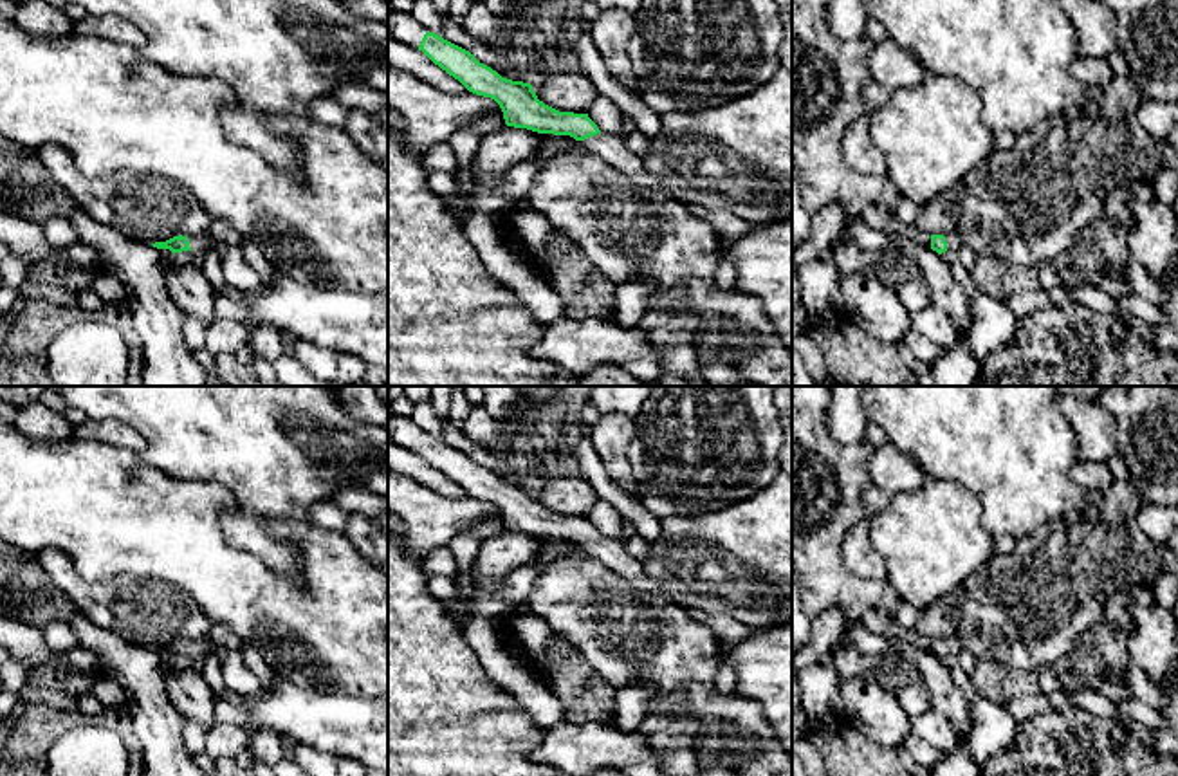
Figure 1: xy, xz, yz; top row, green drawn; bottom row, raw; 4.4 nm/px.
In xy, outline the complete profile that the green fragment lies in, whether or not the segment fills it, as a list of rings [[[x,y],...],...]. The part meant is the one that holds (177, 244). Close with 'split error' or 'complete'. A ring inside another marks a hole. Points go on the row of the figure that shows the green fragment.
[[[204,231],[197,236],[173,236],[166,242],[155,242],[152,244],[157,249],[170,249],[173,254],[182,251],[195,253],[215,253],[216,240],[209,235],[209,231]]]; split error

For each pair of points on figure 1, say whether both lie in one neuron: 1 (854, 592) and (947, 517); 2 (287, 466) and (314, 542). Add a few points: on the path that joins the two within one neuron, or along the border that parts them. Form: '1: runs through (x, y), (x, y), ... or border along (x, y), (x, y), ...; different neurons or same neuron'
1: border along (884, 578), (901, 600); different neurons
2: border along (269, 520), (273, 535), (296, 544), (303, 565); different neurons

